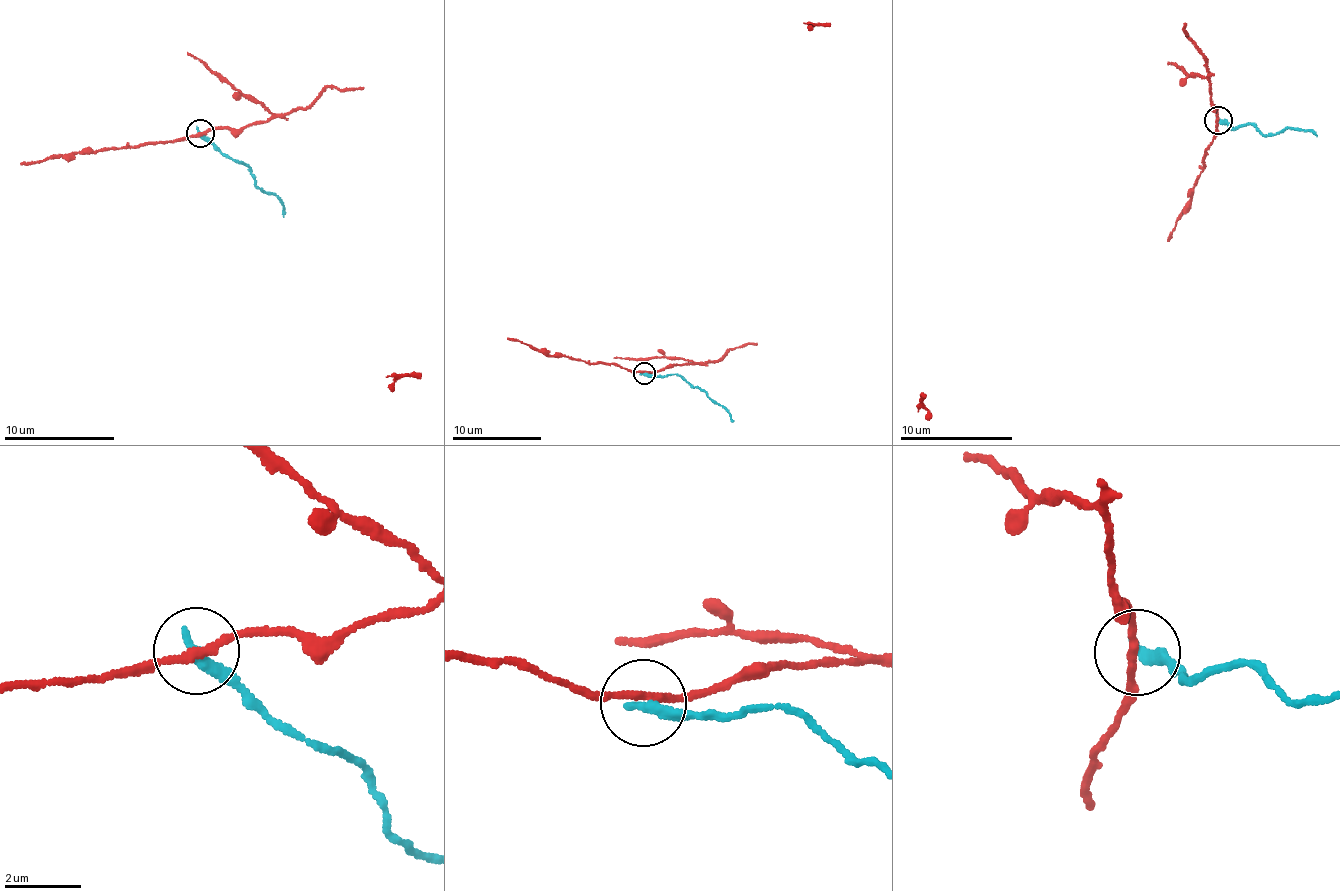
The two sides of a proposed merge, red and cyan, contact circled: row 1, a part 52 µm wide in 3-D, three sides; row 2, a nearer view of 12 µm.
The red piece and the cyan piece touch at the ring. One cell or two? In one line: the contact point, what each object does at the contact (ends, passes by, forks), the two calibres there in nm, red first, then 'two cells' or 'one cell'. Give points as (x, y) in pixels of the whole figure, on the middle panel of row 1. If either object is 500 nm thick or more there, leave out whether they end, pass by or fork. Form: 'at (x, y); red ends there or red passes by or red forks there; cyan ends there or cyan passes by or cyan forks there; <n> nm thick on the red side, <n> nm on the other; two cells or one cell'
at (644, 373); red passes by; cyan ends there; 190 nm thick on the red side, 320 nm on the other; two cells

